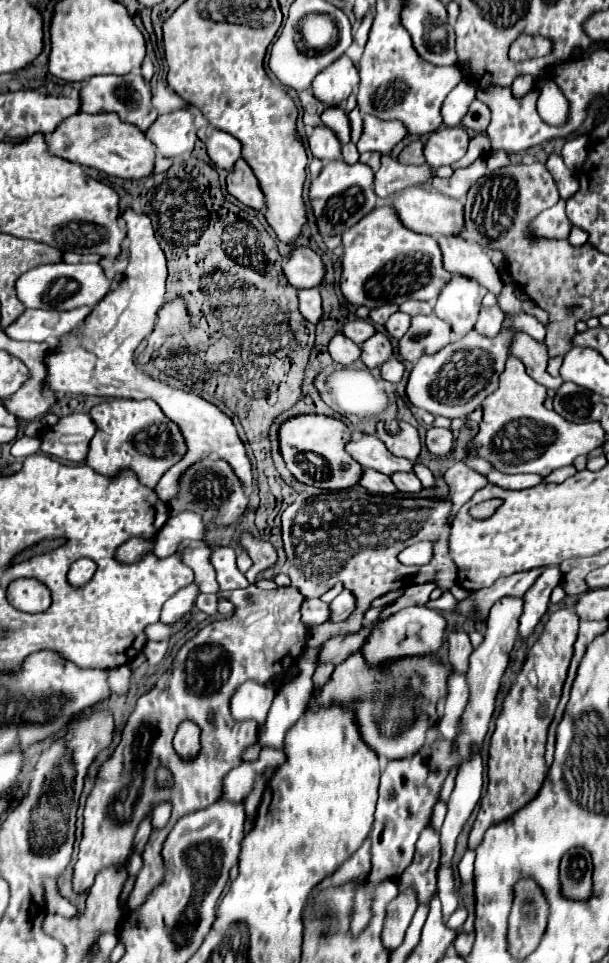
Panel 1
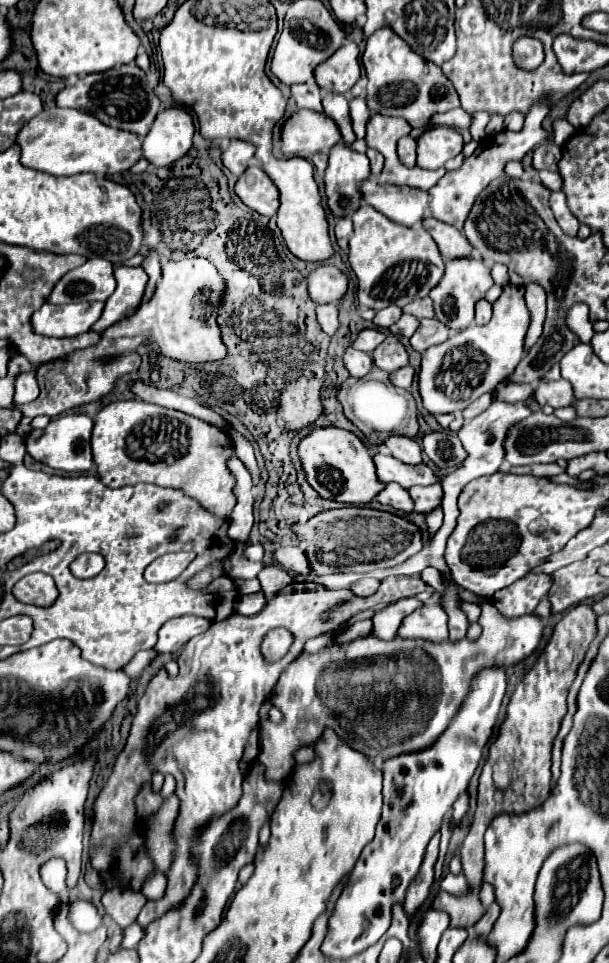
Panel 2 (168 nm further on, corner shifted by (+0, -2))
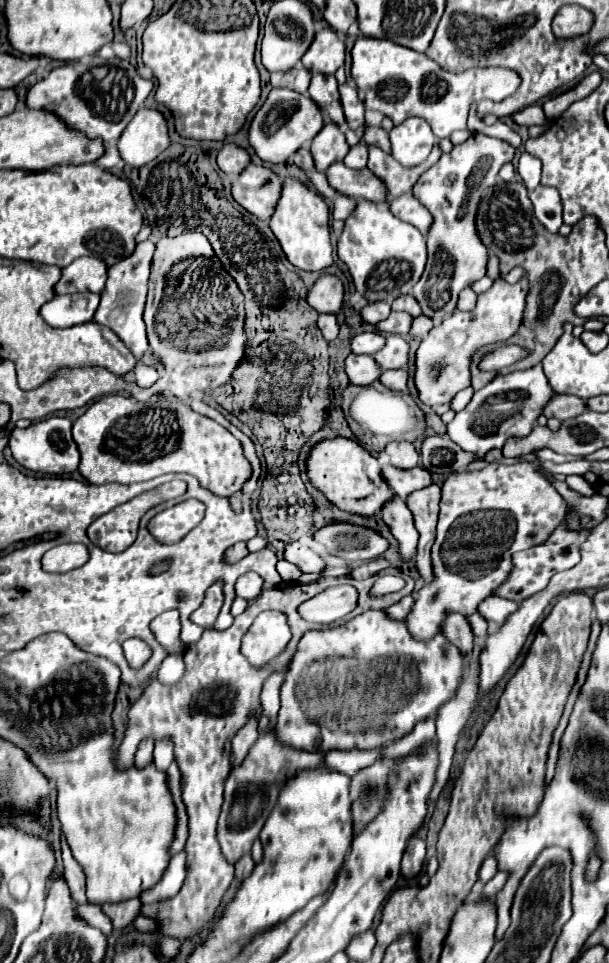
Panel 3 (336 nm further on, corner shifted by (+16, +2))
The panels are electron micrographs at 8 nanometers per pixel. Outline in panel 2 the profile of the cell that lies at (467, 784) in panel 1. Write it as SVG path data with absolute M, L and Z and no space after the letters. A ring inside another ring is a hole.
M464 792L456 802L454 802L454 808L452 808L452 818L454 818L454 824L458 824L462 820L462 816L466 814L468 810L468 794Z

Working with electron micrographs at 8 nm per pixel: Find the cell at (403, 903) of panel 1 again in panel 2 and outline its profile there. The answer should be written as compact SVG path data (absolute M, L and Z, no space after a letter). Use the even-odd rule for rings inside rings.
M437 832L431 838L428 848L426 848L426 854L424 854L424 862L420 866L420 872L408 886L406 900L404 900L404 910L408 916L412 916L422 906L422 902L430 894L430 886L434 884L434 864L438 860L440 836L440 832Z

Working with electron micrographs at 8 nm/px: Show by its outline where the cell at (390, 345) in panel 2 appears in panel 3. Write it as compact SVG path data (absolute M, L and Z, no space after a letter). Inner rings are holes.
M388 336L384 348L374 354L374 360L380 368L402 368L408 362L408 344L400 336Z

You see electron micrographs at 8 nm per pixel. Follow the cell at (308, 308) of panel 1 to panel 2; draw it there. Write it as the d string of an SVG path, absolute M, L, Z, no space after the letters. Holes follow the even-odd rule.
M336 304L318 306L318 308L316 308L316 314L318 314L318 322L320 322L322 330L324 330L328 336L334 336L336 330L338 330L338 326L340 326L338 306L336 306Z

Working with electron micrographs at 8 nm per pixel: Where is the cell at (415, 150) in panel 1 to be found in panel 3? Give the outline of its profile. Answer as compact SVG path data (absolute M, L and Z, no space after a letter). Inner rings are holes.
M366 126L364 128L364 134L362 134L362 140L368 142L368 144L374 144L378 148L382 148L386 154L392 152L390 148L390 138L388 138L388 132L380 126Z

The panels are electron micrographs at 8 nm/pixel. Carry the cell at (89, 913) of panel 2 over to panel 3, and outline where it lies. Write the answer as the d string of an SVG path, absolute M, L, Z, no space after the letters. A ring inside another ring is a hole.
M76 904L74 906L74 914L84 920L86 924L92 924L94 928L102 930L102 934L110 936L112 934L112 924L110 918L102 912L102 908L98 904Z

